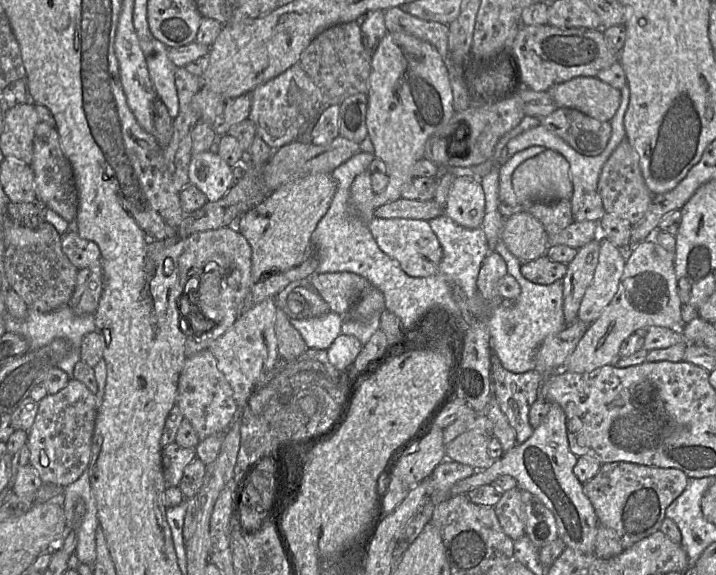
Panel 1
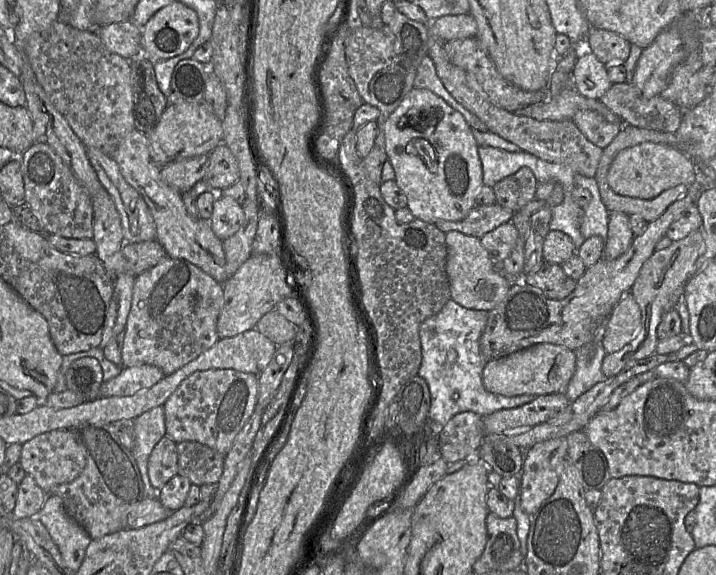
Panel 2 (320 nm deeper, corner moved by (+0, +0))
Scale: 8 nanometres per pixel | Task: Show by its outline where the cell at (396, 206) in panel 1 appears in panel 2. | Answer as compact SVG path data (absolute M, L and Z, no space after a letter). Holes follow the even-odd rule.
M498 204L476 205L463 220L438 220L434 225L445 234L449 231L459 231L480 239L498 226L510 222L513 214L511 209Z

